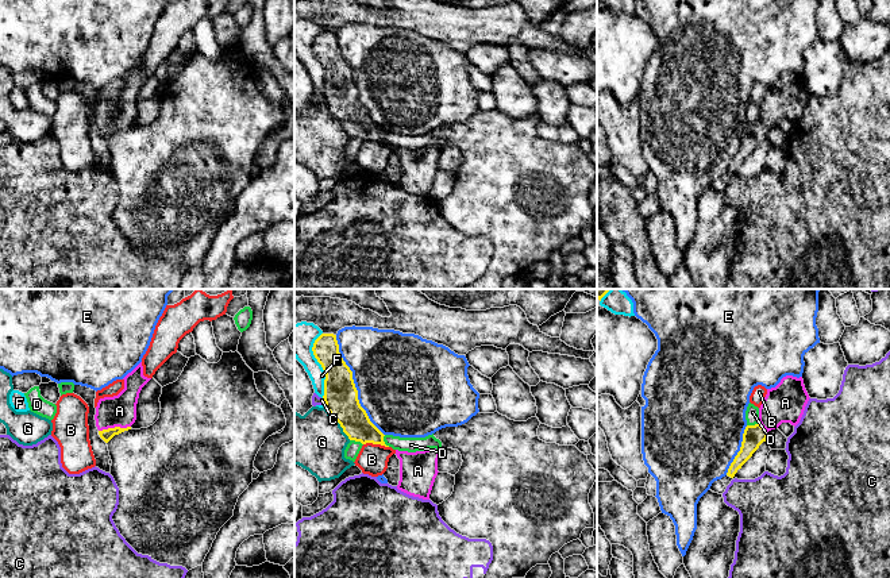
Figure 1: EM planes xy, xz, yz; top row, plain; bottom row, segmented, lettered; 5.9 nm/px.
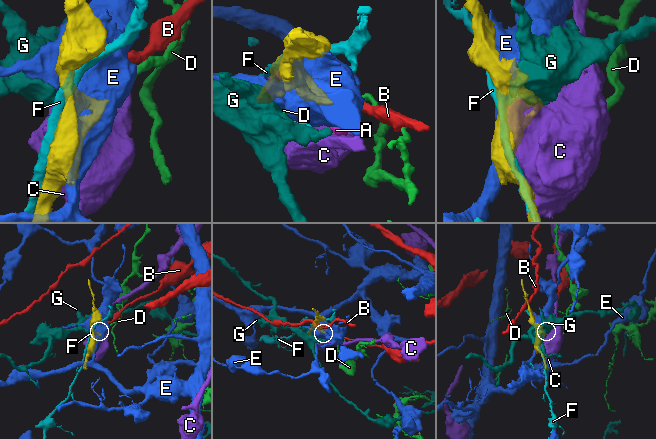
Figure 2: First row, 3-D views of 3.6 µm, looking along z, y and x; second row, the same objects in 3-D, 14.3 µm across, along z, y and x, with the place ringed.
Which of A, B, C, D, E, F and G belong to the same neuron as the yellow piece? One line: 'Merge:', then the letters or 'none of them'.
Merge: A

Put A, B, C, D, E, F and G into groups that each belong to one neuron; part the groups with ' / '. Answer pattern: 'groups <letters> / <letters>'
groups A / B / C / D / E / F / G

